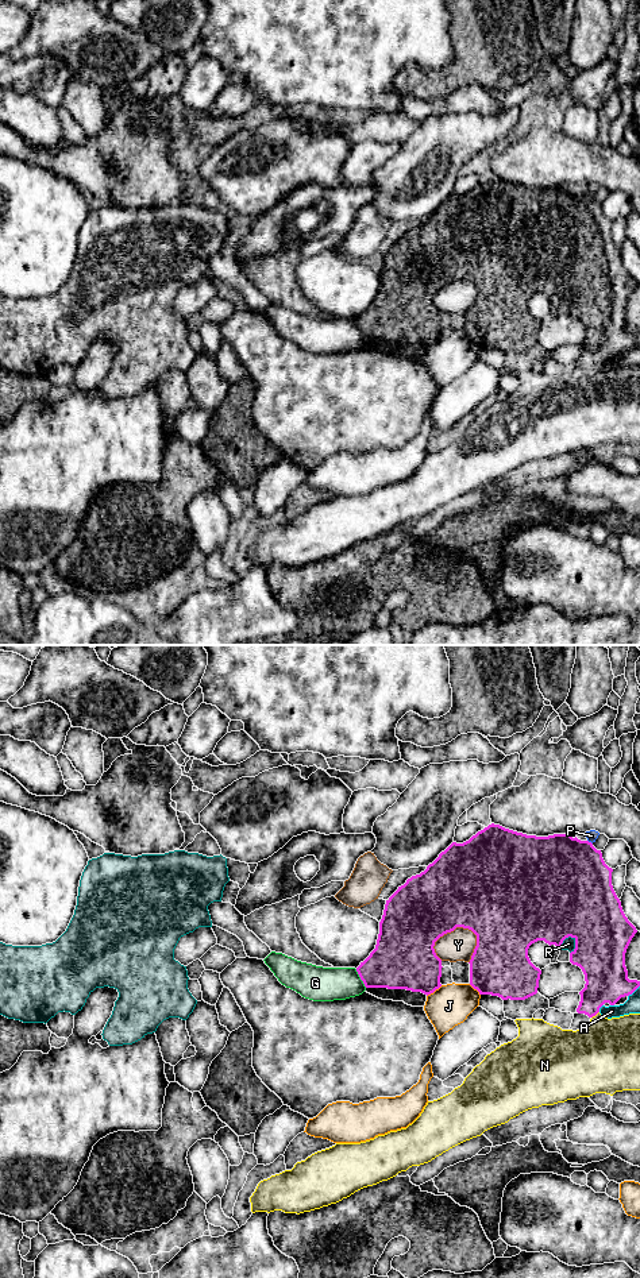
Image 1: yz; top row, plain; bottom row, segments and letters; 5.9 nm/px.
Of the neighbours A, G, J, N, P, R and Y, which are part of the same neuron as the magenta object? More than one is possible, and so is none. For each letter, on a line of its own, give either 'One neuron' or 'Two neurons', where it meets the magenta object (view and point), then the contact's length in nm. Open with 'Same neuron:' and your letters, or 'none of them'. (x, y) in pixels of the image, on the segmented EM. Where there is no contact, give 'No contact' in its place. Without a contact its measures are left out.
Same neuron: none of them
A: Two neurons. Touches magenta at yz (600, 1007). Shared border 50 nm
G: Two neurons. Touches magenta at yz (361, 979). Shared border 130 nm
J: Two neurons. Touches magenta at yz (434, 991). Shared border 120 nm
N: Two neurons. Touches magenta at yz (594, 1015). Shared border 60 nm
P: Two neurons. Touches magenta at yz (590, 842). Shared border 40 nm
R: Two neurons. Touches magenta at yz (565, 938). Shared border 120 nm
Y: Two neurons. Touches magenta at yz (450, 931). Shared border 280 nm

